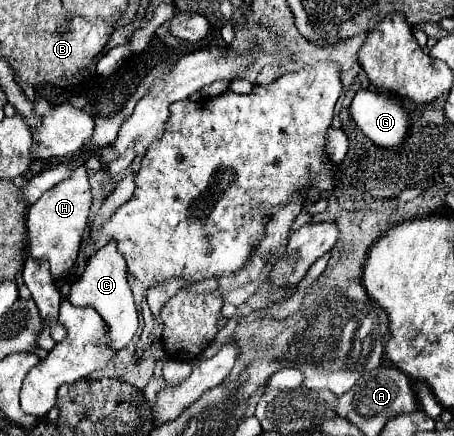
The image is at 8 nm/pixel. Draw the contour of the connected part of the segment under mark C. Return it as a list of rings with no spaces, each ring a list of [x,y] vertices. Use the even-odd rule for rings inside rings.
[[[115,240],[111,244],[105,244],[99,252],[95,252],[83,270],[83,274],[71,284],[71,294],[69,300],[73,306],[93,306],[103,320],[109,326],[109,340],[107,344],[113,350],[125,348],[135,330],[137,330],[137,308],[133,302],[133,294],[127,282],[127,270],[125,270],[125,260],[115,248]]]

